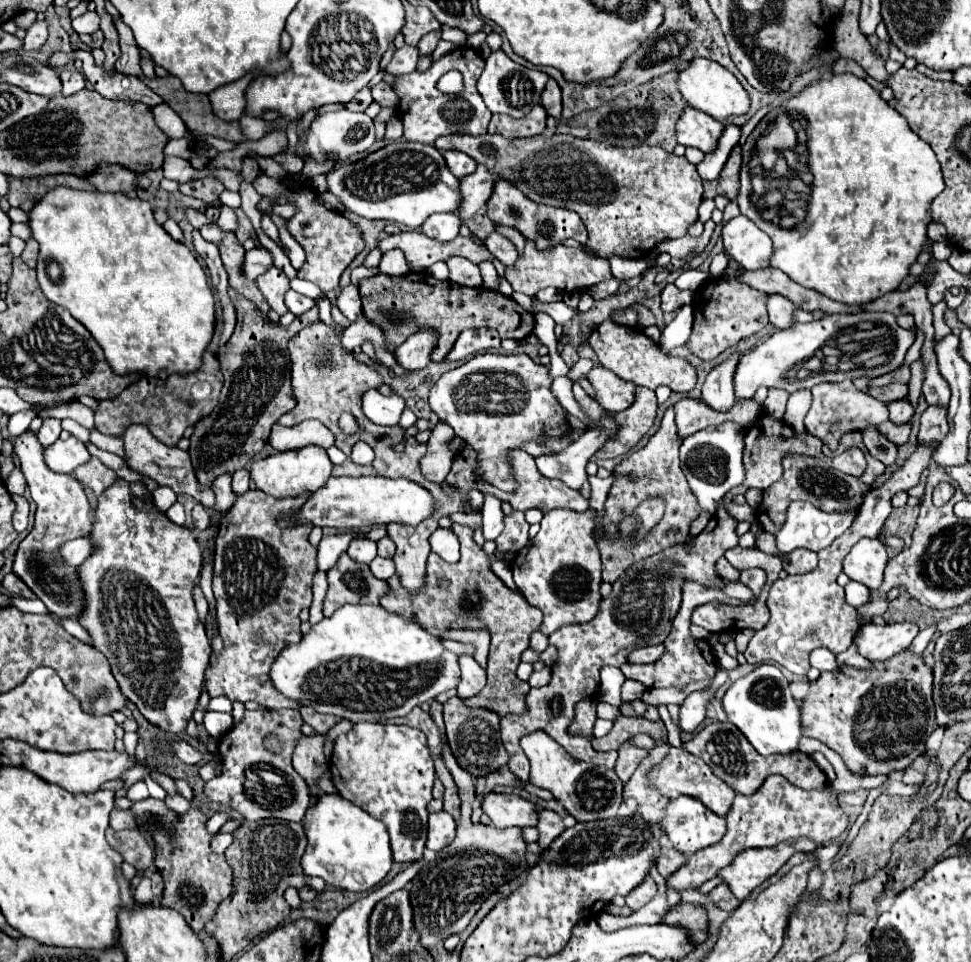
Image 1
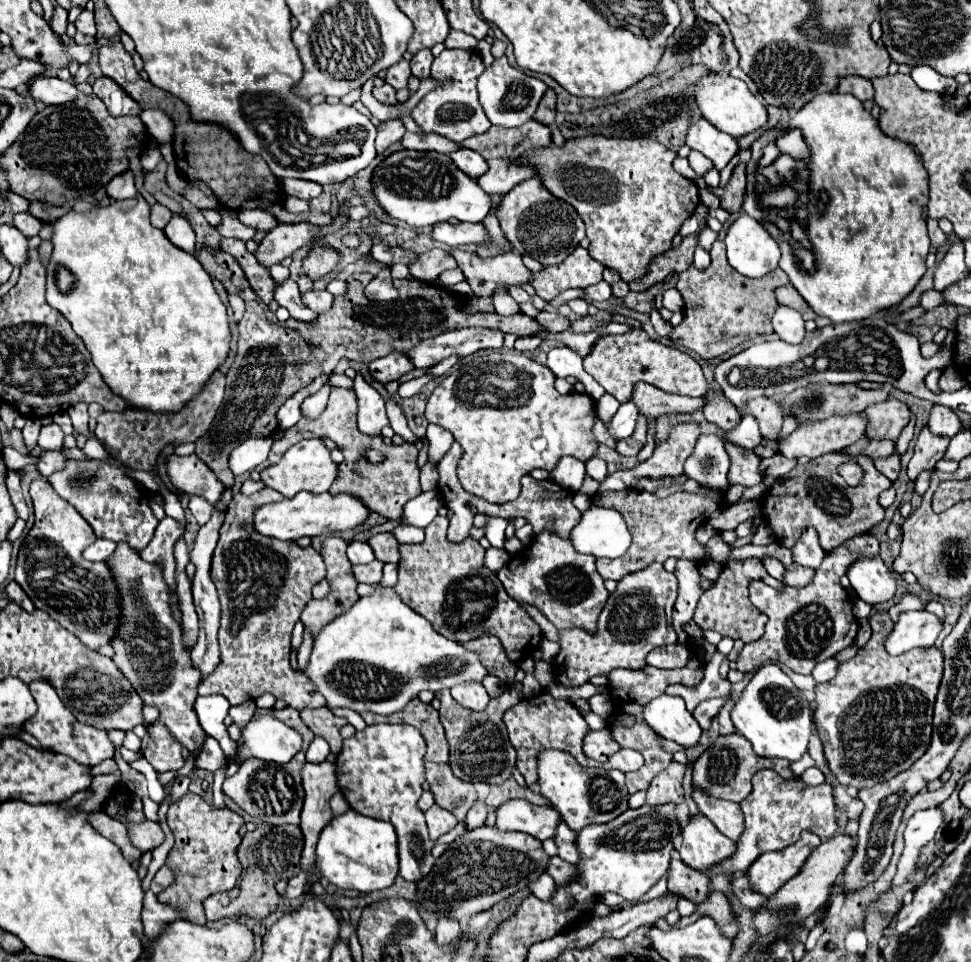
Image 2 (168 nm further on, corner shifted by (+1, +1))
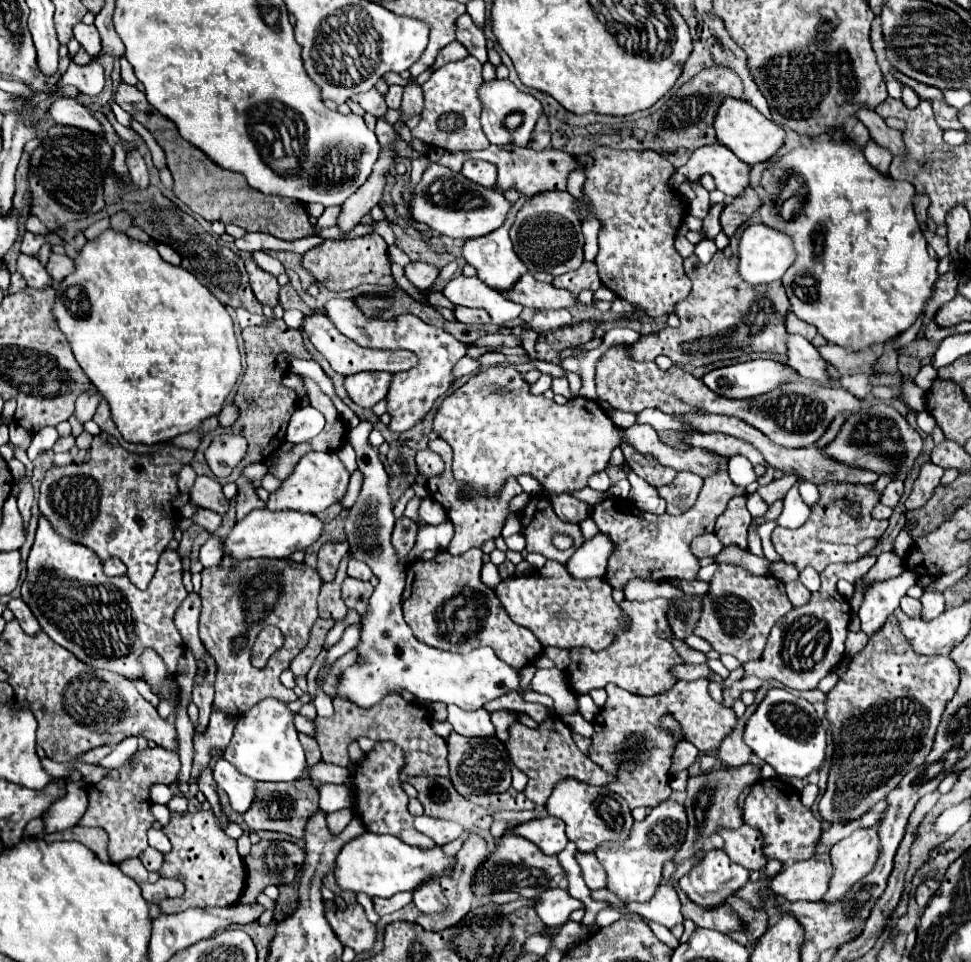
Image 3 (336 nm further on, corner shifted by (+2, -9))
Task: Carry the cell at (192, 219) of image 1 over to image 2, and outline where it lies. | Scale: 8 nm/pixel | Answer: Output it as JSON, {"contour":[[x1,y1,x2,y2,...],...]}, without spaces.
{"contour":[[221,210,221,218,223,218,223,224,217,228,221,236,225,238,239,238,239,240,251,240,255,236,255,228,249,228,245,224,239,222,237,218,237,212,235,210]]}

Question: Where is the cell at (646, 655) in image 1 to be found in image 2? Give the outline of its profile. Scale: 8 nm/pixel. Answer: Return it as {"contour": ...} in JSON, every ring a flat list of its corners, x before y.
{"contour":[[673,644,673,646,661,646,647,656,647,664,655,668,683,668,689,662,689,648,685,644]]}

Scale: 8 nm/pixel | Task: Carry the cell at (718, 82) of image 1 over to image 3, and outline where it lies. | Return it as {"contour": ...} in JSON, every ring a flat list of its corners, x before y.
{"contour":[[728,96,722,100,722,104,720,104,718,112,716,112,714,130,716,130,718,142,724,144,726,148,730,148,746,164,756,164,756,162,768,160,770,156,776,154,776,150,784,142,784,128,782,126,768,120,762,112,758,112,746,100,728,98]]}

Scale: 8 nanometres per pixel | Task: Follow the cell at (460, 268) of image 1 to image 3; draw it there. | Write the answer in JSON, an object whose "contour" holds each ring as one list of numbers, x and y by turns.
{"contour":[[410,262,404,268,404,274,416,288,426,290,434,284,434,280,438,276,438,268,432,266,432,264,426,264,426,262]]}

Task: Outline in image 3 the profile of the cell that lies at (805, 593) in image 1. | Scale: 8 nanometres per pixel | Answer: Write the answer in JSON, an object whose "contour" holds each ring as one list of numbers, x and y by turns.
{"contour":[[866,554,864,558,852,562,852,564,832,564,828,566,820,578,822,586,818,592,812,594,810,602,792,608,788,616,782,618,782,622,776,622,772,628,766,648,762,656,754,662,744,664,744,676,734,682,726,692,724,692,724,704,732,706,734,698,740,698,742,690,756,690,760,688,768,678,774,678,782,682,788,688,794,690,812,690,818,686,818,682,834,670,834,666,844,658,846,654,846,634,848,634,848,622,850,622,850,604,846,598,838,594,836,582,840,578,848,582,856,582,860,576,864,576,876,562,874,554]]}

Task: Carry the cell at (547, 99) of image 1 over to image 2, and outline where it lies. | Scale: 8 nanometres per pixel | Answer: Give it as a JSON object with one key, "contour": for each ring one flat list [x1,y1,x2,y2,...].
{"contour":[[549,88,541,100,541,104,537,106,537,112,533,116,533,120,545,124,545,126,551,126,553,120,555,120,555,92]]}

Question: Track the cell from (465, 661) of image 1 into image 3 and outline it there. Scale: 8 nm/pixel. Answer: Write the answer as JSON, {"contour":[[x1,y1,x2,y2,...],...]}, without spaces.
{"contour":[[448,706,448,722,462,736,494,736,490,712,484,708,466,712,458,706]]}

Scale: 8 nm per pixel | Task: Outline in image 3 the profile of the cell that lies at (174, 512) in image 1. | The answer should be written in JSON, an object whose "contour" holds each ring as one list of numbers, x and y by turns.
{"contour":[[40,514,26,568,26,580,20,586,22,600,36,616,42,630,76,658,126,678,142,678,136,658,144,648,154,648,164,658,168,672,176,672,184,642,174,624,174,614,188,596,182,584,182,564,176,550,166,548,160,554,158,568,148,588,142,592,130,582,128,574,106,576,100,558,90,548,60,536,48,518]]}

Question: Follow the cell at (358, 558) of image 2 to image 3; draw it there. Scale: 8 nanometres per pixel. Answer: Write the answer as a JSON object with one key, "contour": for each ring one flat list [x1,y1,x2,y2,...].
{"contour":[[350,558,350,562,348,562,348,576,358,578,358,580,370,580,372,578,372,570,370,570,370,566,366,562]]}

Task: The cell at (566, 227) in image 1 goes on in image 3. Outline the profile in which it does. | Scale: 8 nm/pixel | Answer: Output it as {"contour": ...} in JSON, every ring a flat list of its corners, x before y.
{"contour":[[548,190,528,198,518,210,516,222,510,228,510,238,516,254,530,272,550,272,552,276,560,276,576,270,584,260,582,224,574,212,574,198,568,192]]}

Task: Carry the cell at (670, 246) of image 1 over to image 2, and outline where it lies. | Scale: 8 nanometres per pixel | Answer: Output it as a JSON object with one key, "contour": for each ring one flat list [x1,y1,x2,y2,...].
{"contour":[[705,226,701,230,701,234,699,234,699,246,703,246,705,250,709,250,715,240,717,240,717,232,713,232,709,226]]}

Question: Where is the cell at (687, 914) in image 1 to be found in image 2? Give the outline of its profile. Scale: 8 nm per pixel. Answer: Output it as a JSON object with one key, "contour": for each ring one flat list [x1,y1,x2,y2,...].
{"contour":[[711,892,709,898,703,904,697,906,697,912,705,914,705,916,711,916,725,936,729,936,729,938,737,936,739,924,735,920,733,908,731,908,731,904,729,904,729,900,723,892]]}

